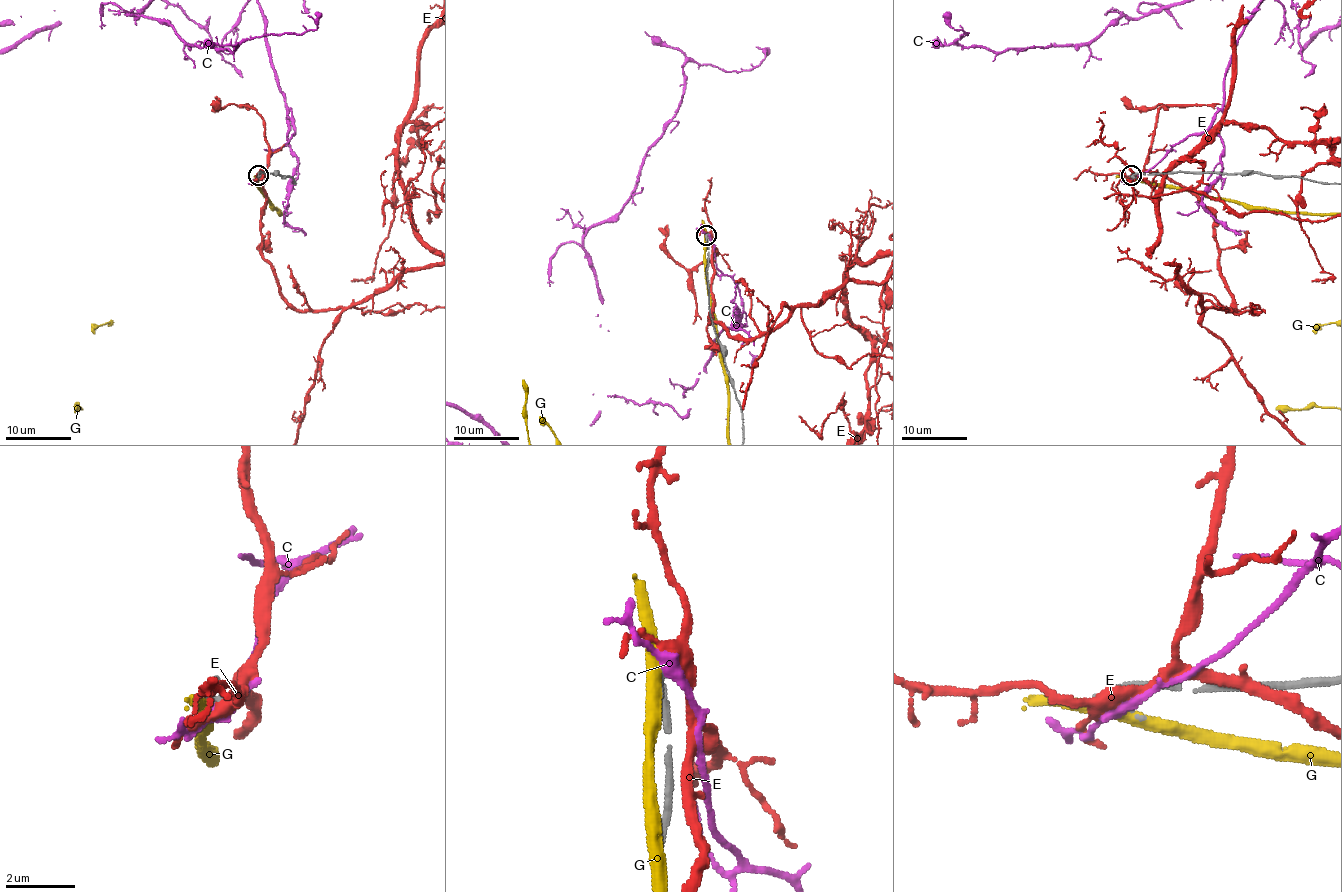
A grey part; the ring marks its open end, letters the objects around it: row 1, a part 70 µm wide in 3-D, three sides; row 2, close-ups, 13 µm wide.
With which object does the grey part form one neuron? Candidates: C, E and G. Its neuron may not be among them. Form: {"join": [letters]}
{"join": []}

